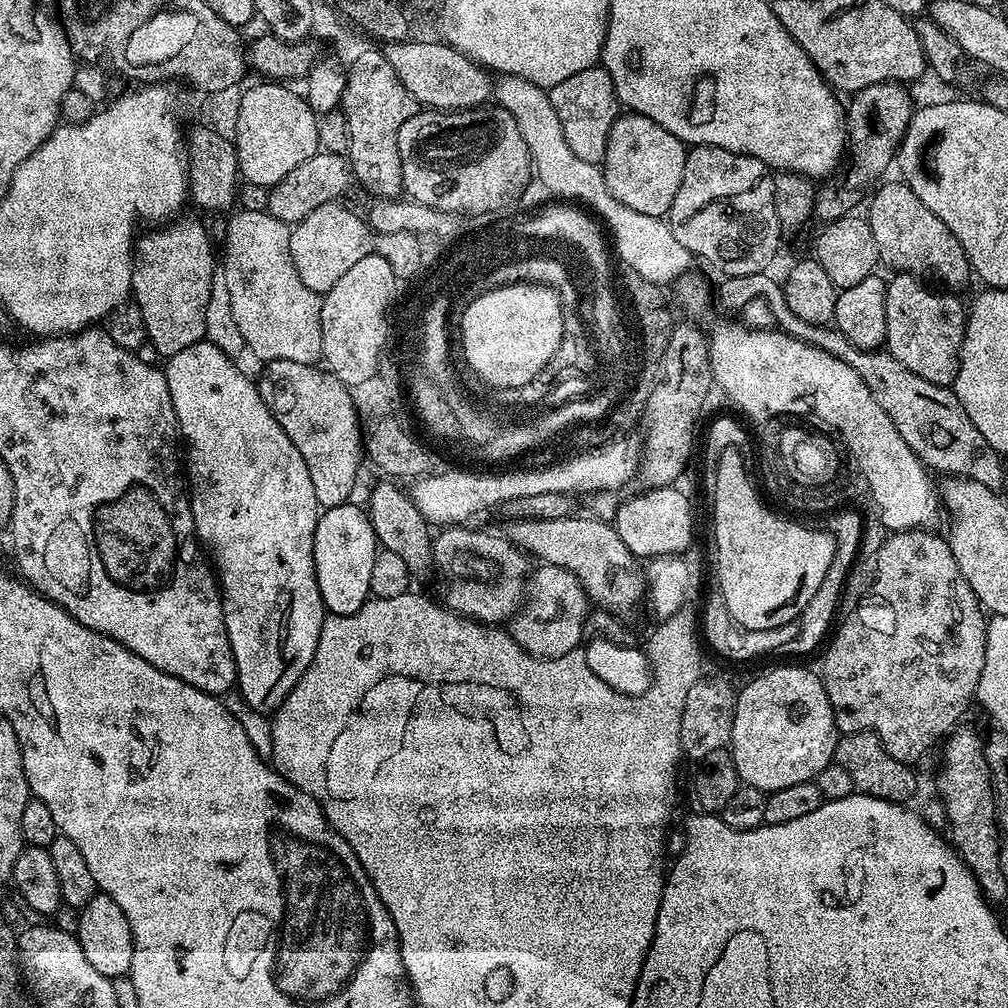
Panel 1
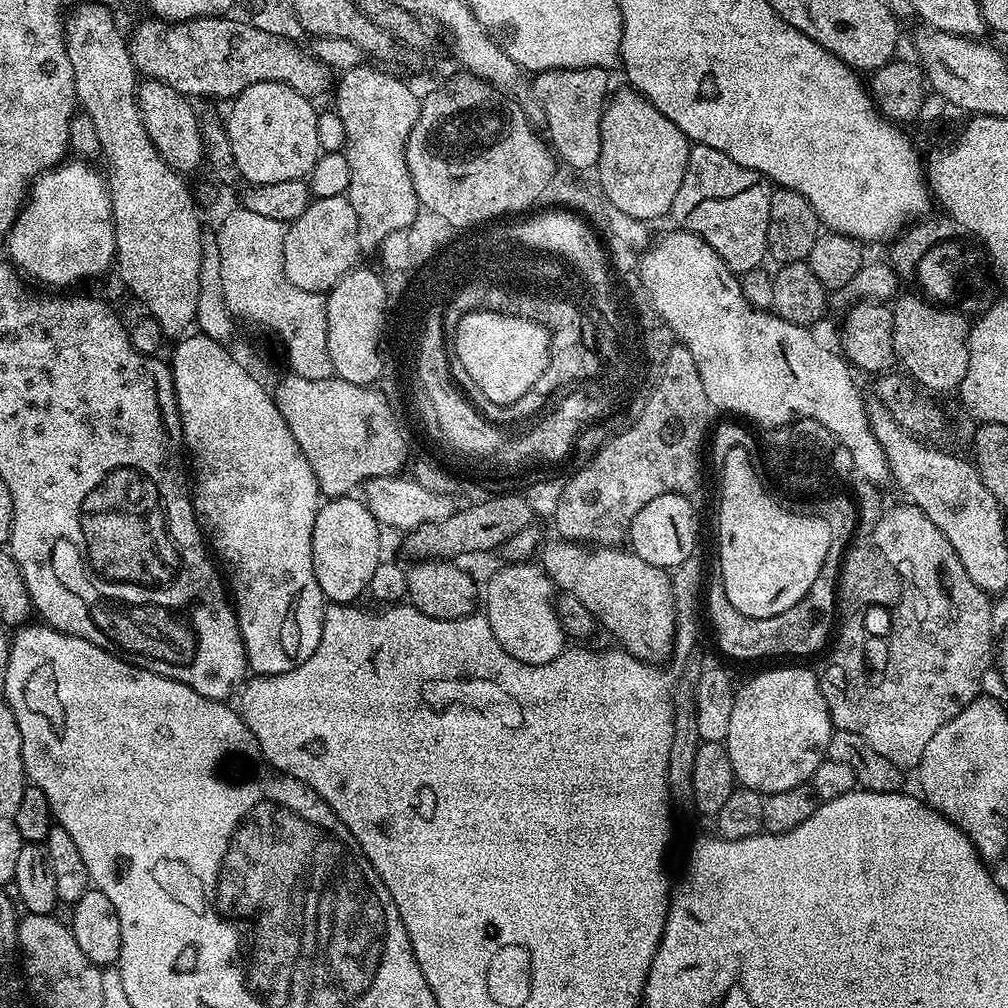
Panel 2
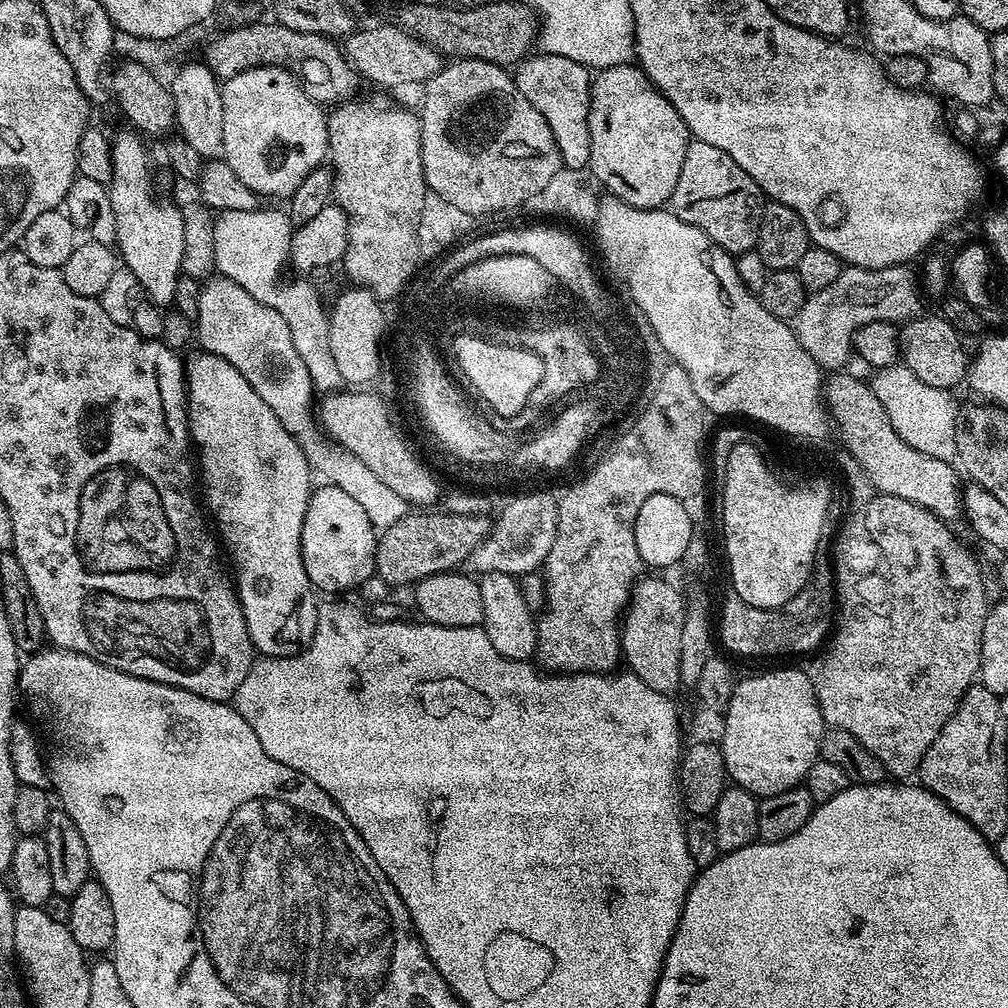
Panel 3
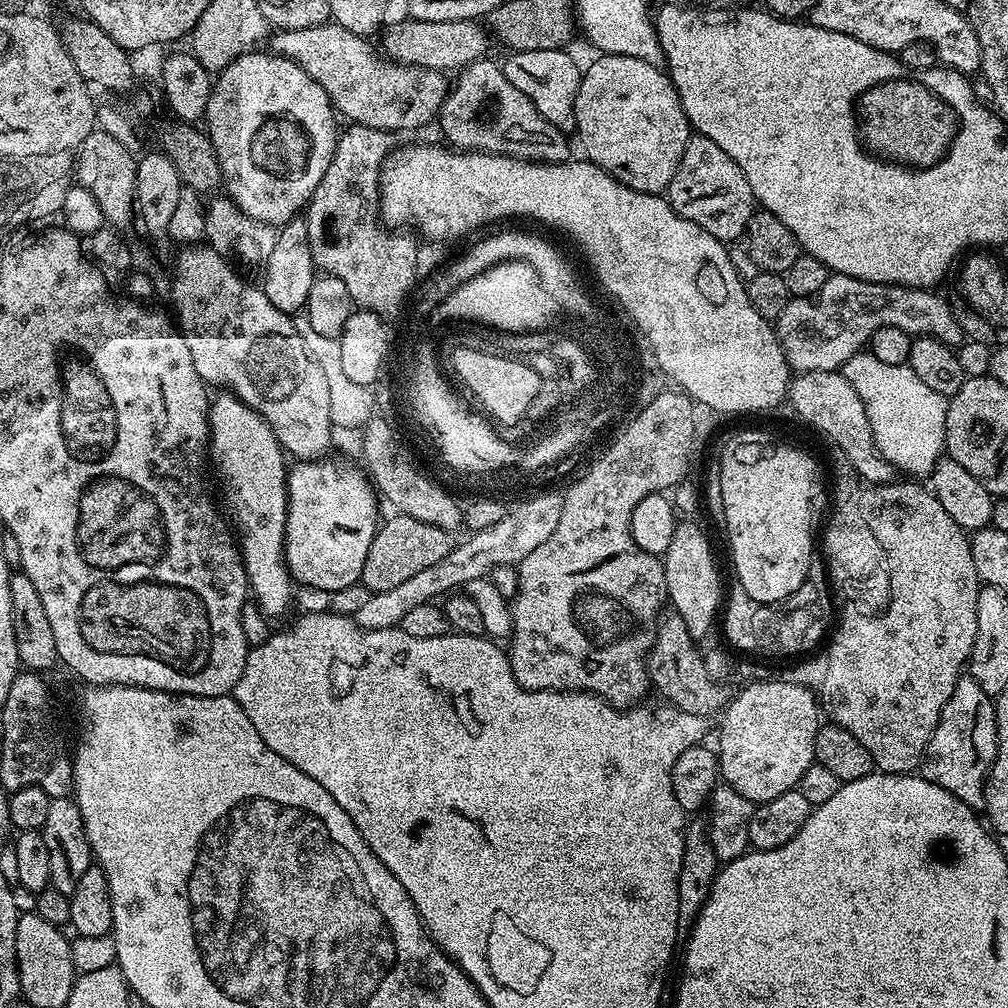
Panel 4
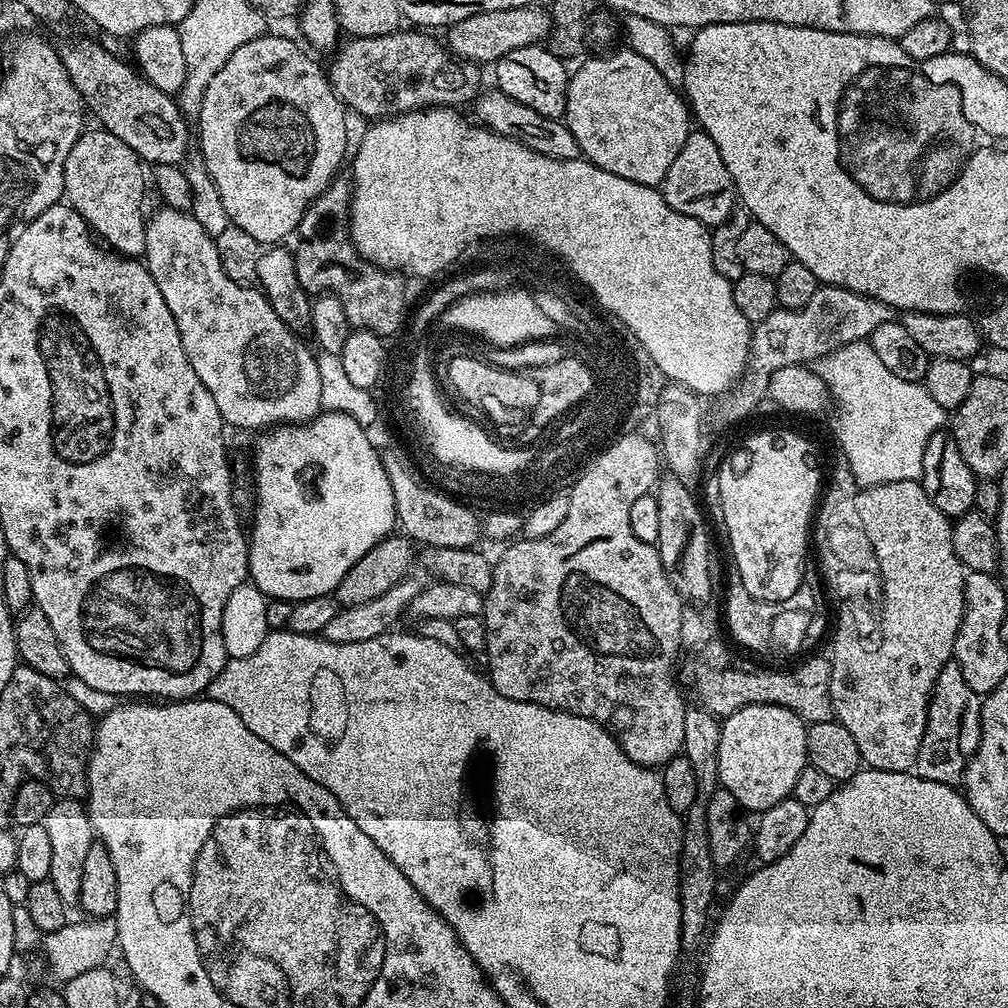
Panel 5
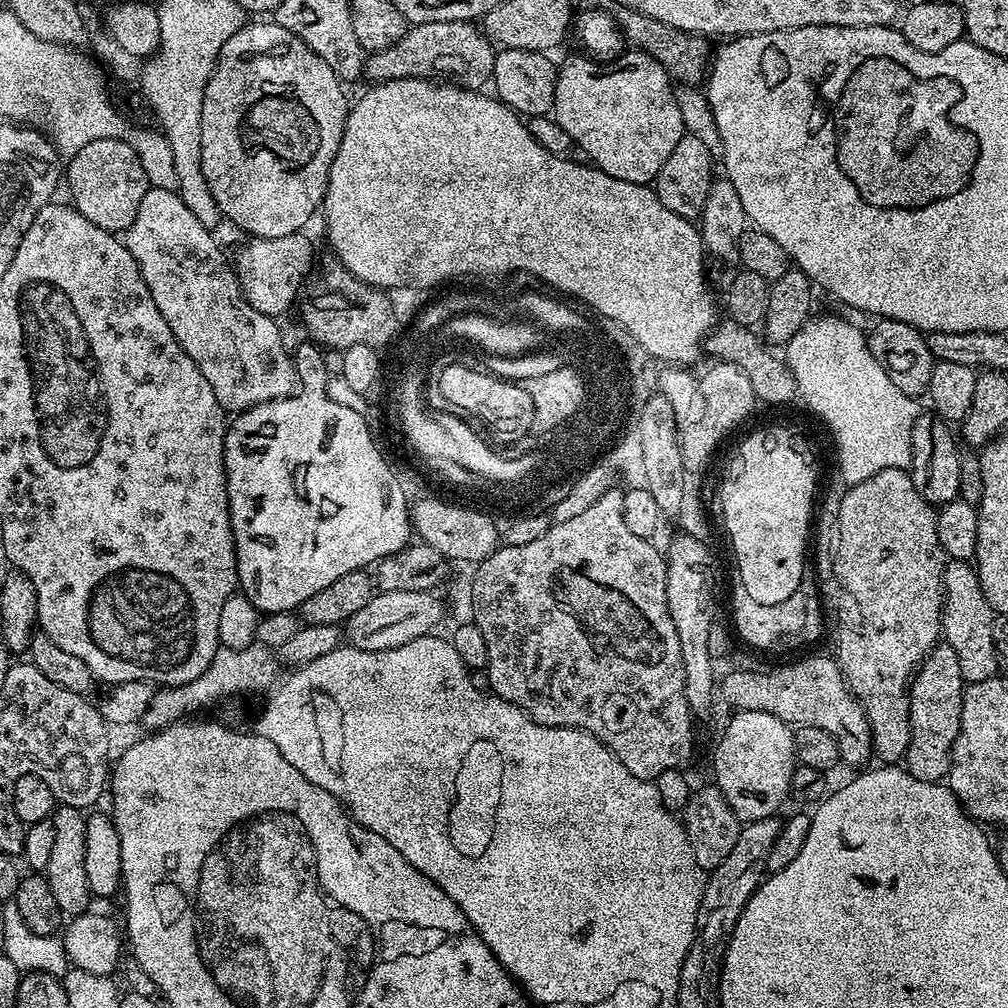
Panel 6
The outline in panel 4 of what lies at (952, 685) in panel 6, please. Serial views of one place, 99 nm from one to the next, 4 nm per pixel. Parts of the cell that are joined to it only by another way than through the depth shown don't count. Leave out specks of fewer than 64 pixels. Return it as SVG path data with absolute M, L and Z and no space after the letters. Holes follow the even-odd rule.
M961 675L926 746L924 759L918 765L919 775L932 784L942 786L942 790L950 790L950 794L969 804L973 810L983 809L985 781L996 760L996 746L996 705L993 697L988 696L972 676Z

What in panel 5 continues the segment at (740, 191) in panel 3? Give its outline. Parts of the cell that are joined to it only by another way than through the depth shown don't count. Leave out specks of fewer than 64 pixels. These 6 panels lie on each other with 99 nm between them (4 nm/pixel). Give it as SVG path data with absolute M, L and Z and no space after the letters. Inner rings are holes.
M702 130L689 131L686 142L682 142L682 150L678 150L678 158L674 158L670 170L666 170L666 178L658 187L668 205L678 210L678 214L686 214L709 226L726 223L732 207L738 204L730 170L726 170L726 162L722 154L718 154L714 138Z

